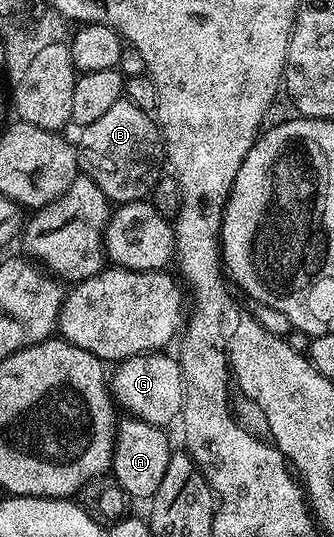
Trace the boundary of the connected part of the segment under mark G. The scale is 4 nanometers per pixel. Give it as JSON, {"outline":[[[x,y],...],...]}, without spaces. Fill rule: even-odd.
{"outline":[[[159,351],[145,352],[143,356],[131,356],[129,360],[119,361],[116,373],[110,376],[110,392],[115,403],[121,409],[125,408],[129,417],[142,420],[148,424],[167,426],[172,419],[181,415],[184,407],[184,376],[180,373],[180,365],[175,359],[172,360],[168,354],[161,354]]]}

